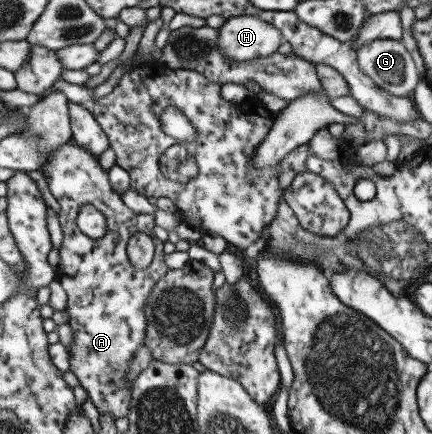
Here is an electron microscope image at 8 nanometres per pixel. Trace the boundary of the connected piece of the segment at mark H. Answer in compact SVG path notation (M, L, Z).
M258 16L228 18L219 29L220 51L236 63L273 55L283 41L280 30Z

